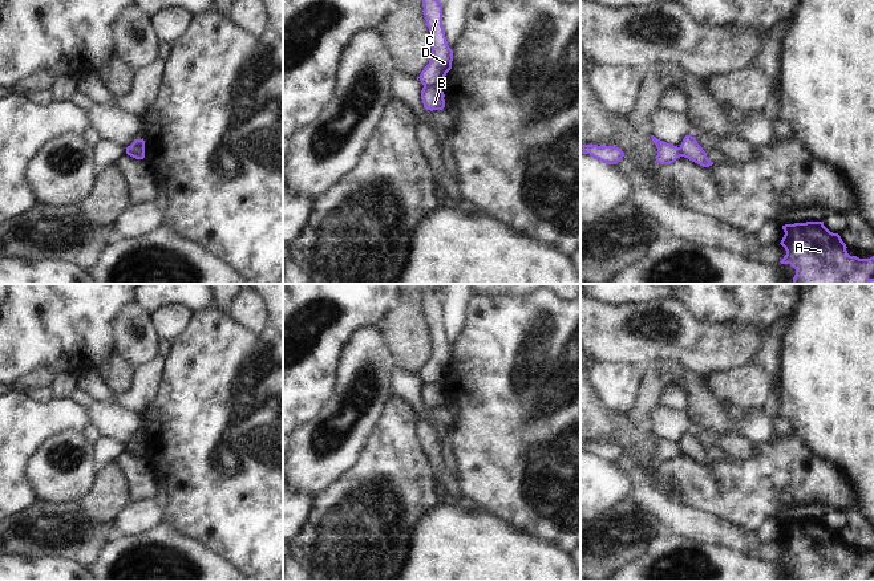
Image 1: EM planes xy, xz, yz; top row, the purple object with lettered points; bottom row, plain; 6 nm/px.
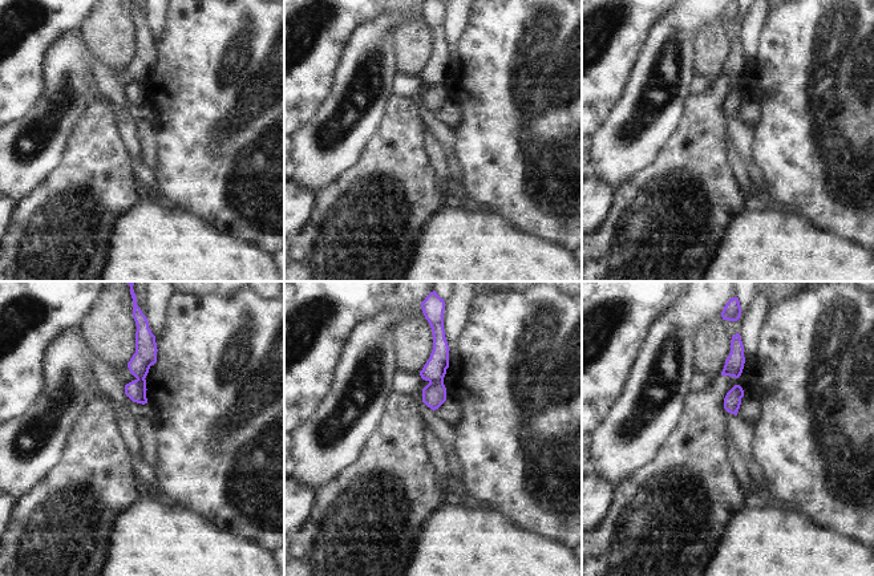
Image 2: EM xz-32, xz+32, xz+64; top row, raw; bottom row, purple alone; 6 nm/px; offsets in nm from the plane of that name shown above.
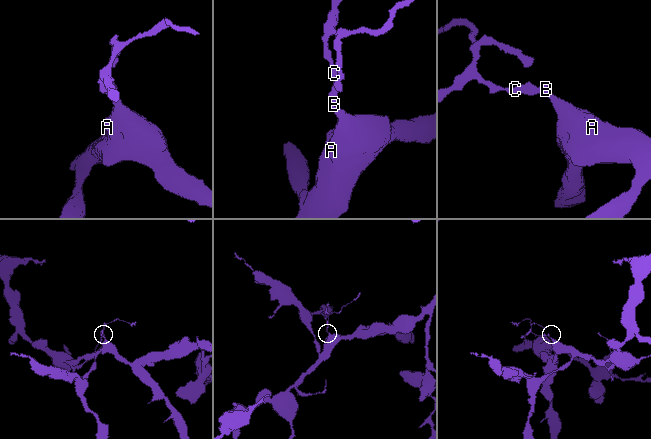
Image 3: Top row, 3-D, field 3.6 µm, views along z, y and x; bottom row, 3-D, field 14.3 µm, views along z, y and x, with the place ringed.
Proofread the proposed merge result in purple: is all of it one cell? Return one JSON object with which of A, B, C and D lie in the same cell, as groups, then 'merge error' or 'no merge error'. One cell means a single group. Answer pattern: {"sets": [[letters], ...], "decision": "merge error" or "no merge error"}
{"sets": [["A", "B"], ["C", "D"]], "decision": "merge error"}

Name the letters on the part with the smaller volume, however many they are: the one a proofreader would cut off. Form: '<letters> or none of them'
C, D

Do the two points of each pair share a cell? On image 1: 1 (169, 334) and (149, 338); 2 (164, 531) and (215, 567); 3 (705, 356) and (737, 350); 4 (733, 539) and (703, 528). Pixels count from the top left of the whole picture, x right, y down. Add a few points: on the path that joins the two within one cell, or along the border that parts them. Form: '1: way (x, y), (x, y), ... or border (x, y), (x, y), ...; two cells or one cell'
1: border (152, 313), (154, 326), (162, 338); two cells
2: way (177, 544), (202, 565); one cell
3: way (713, 350), (729, 350); one cell
4: way (725, 535), (711, 529); one cell

